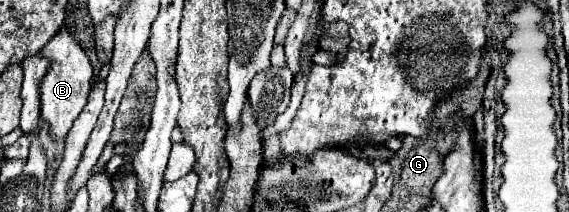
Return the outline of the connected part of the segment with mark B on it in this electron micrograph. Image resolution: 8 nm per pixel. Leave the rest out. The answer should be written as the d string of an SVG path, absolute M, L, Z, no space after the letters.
M62 27L60 33L44 45L42 57L46 57L46 61L50 61L50 73L46 73L46 77L42 77L42 85L38 85L42 117L48 121L54 137L66 137L74 119L84 109L88 93L92 89L90 87L90 79L94 75L92 65L84 53L84 49L74 41L74 37L70 35L70 31L66 27Z

